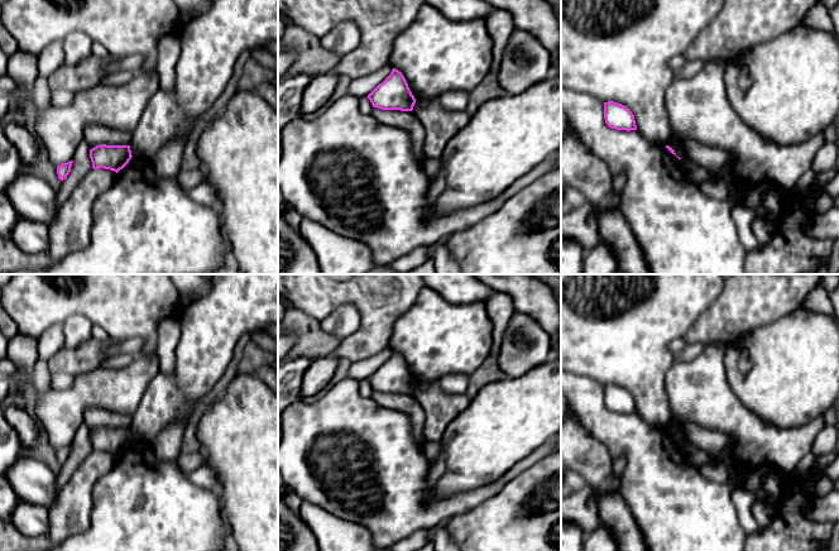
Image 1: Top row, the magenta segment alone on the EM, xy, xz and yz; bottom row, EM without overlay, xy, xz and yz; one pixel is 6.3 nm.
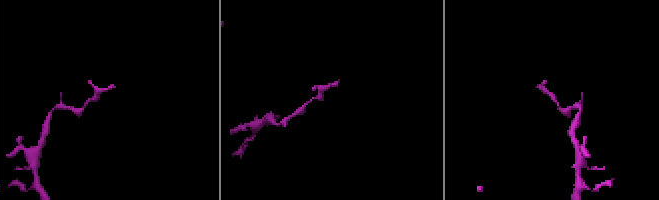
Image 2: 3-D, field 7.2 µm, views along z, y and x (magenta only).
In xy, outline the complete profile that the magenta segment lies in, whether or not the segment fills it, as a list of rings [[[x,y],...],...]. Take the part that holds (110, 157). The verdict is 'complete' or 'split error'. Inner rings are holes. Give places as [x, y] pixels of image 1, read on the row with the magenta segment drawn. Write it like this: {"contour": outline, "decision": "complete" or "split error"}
{"contour": [[[96,145],[90,149],[92,168],[105,168],[114,172],[123,169],[131,159],[130,145]]], "decision": "complete"}

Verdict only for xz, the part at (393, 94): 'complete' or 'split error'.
complete

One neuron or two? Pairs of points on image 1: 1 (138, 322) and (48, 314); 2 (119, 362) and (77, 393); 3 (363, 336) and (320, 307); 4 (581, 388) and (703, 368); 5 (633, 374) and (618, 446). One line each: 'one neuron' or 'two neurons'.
1: one neuron
2: two neurons
3: one neuron
4: two neurons
5: two neurons

